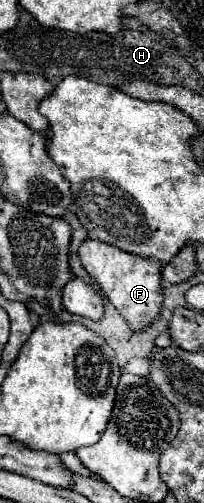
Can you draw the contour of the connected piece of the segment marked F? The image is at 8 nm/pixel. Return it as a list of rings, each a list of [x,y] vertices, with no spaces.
[[[84,240],[78,248],[78,256],[86,272],[102,286],[106,298],[116,306],[120,314],[128,320],[128,324],[136,330],[146,328],[154,322],[162,308],[162,288],[160,288],[160,272],[162,264],[154,258],[142,258],[136,254],[128,254],[112,244],[104,244],[100,240]]]

